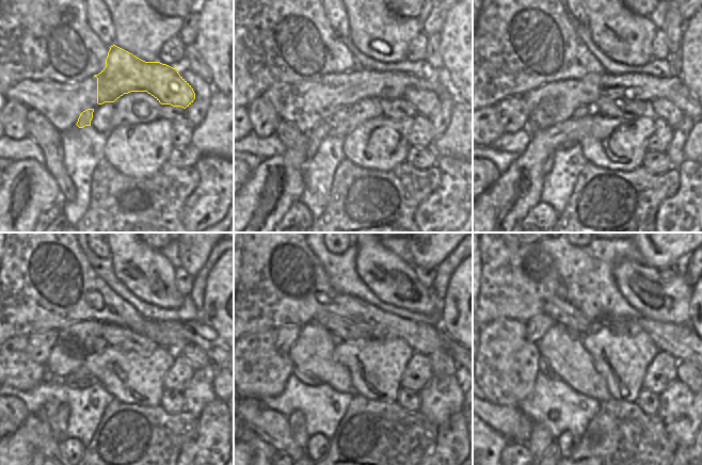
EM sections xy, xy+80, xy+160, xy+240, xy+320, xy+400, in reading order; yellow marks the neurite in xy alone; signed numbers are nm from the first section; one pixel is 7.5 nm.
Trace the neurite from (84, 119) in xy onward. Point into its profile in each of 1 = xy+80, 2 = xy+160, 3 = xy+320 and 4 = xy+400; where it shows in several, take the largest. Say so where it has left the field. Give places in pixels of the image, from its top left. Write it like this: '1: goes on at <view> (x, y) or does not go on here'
1: goes on at xy+80 (314, 138)
2: goes on at xy+160 (548, 161)
3: goes on at xy+320 (297, 420)
4: goes on at xy+400 (540, 438)

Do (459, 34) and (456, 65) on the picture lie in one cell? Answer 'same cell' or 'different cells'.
same cell

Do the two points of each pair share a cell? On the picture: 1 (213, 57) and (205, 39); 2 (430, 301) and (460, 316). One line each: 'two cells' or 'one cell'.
1: one cell
2: two cells

